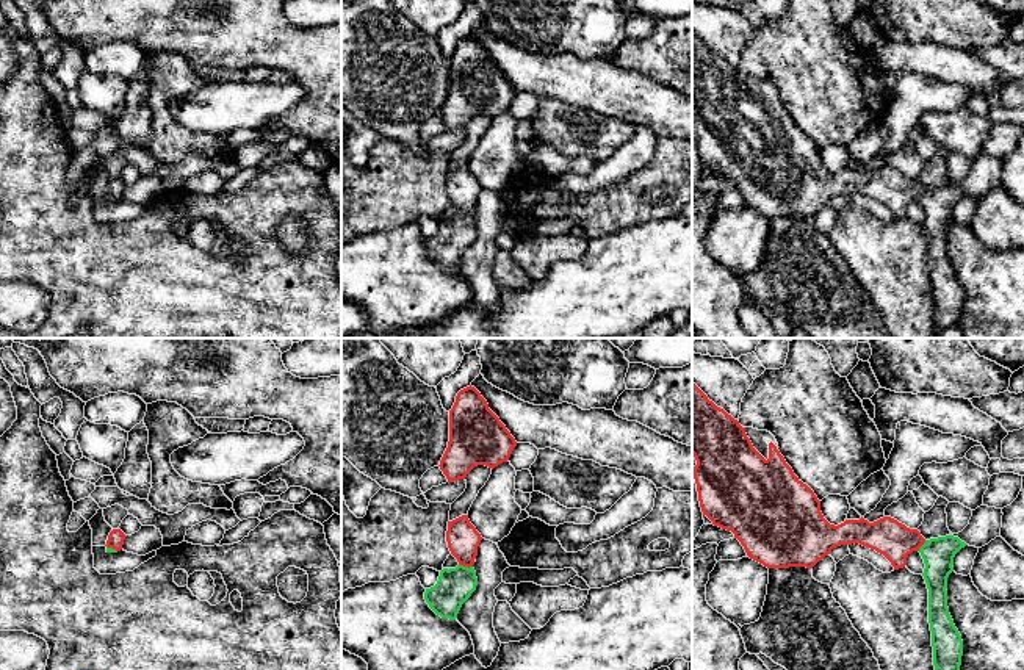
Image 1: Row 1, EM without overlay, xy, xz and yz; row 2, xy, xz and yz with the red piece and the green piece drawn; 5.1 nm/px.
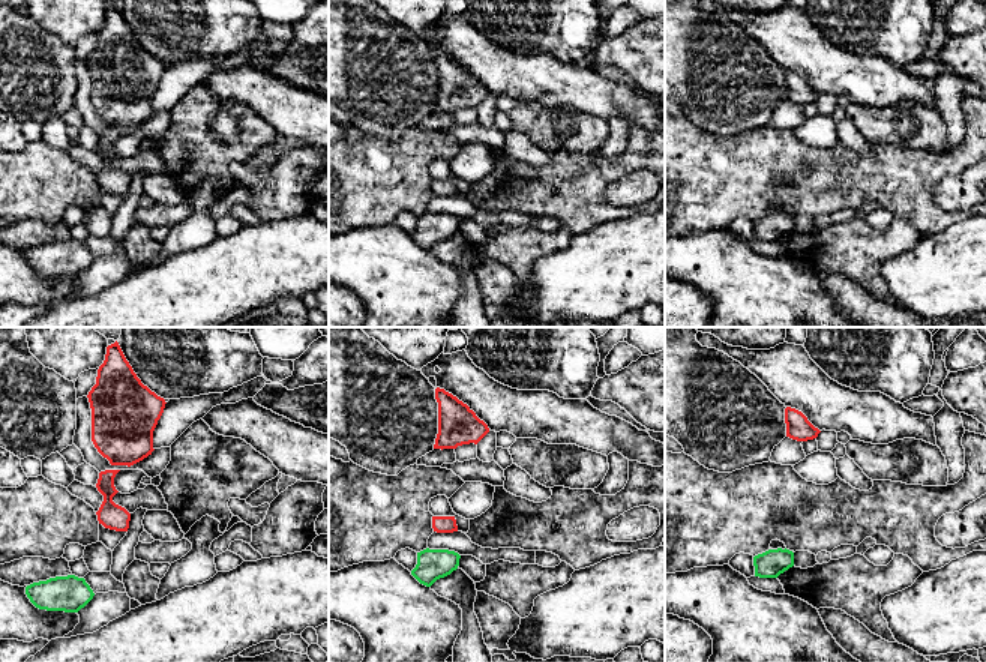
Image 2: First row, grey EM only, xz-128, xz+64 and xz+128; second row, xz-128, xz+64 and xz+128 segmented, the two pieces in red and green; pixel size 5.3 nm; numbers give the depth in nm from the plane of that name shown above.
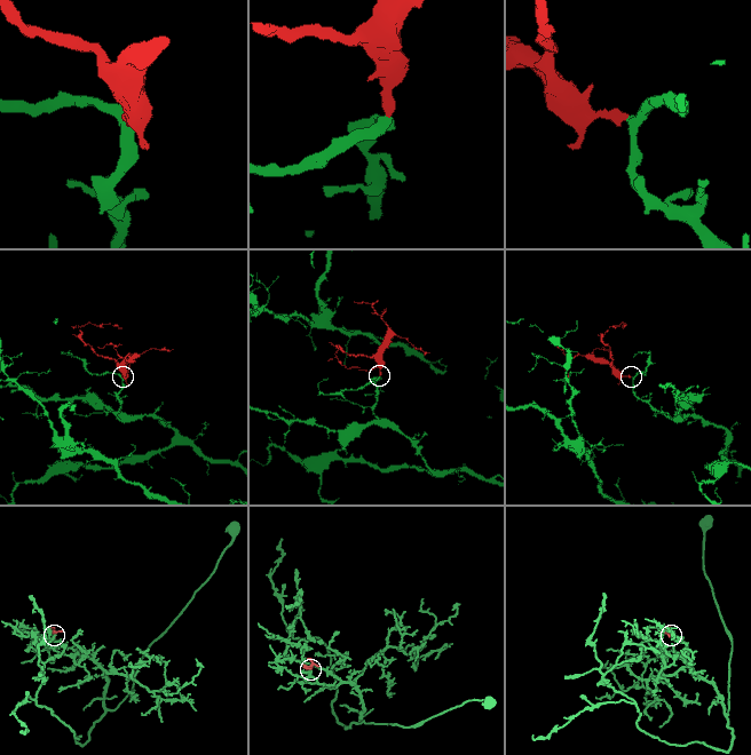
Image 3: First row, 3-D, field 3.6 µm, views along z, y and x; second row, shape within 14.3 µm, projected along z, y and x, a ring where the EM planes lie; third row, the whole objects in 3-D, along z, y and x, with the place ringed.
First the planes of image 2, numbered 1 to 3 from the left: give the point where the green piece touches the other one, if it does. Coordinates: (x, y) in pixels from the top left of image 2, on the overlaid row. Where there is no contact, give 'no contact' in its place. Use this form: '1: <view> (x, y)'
1: no contact
2: no contact
3: no contact

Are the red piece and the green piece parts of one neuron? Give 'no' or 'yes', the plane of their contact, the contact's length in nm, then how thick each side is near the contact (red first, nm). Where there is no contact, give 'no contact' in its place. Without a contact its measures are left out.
yes | xz | 70 nm | 160/190 nm

